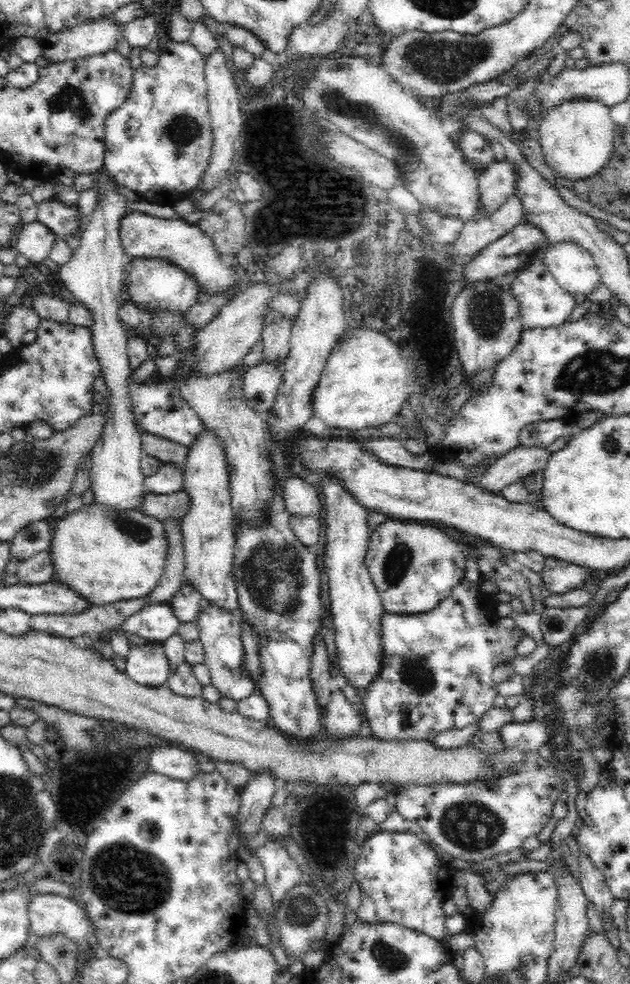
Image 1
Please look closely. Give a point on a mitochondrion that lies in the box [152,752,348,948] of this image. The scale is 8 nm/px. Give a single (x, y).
(296, 911)

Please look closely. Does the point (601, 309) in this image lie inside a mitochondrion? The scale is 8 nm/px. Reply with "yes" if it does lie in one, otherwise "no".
no

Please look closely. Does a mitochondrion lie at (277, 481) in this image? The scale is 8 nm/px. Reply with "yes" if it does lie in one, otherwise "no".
no

